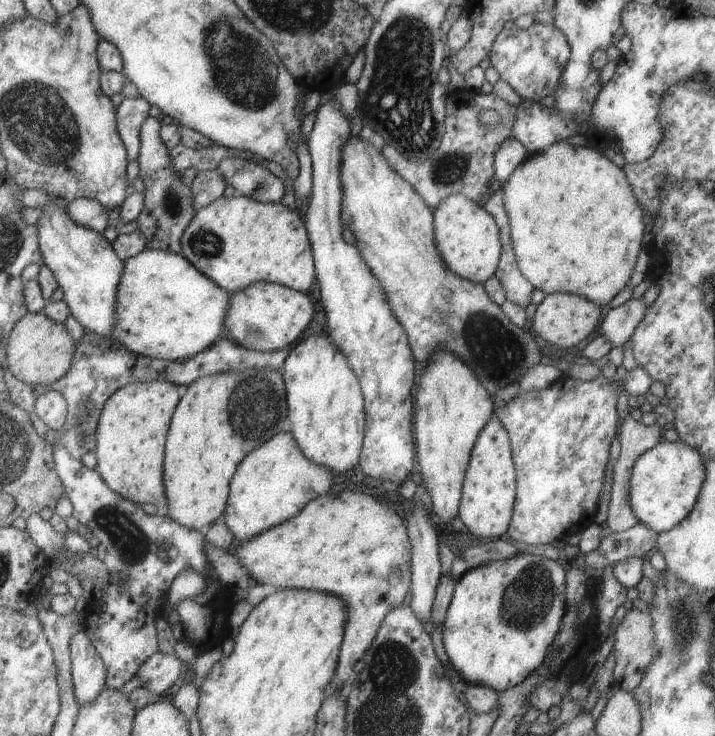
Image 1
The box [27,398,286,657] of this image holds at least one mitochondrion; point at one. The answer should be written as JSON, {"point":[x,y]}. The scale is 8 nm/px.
{"point":[129,541]}

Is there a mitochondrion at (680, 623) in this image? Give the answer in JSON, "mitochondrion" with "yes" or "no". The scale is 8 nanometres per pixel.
{"mitochondrion":"yes"}

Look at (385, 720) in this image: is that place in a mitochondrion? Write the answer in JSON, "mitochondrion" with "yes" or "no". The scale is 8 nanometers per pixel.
{"mitochondrion":"yes"}

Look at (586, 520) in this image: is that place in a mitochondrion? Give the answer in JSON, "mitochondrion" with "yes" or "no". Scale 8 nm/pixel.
{"mitochondrion":"no"}

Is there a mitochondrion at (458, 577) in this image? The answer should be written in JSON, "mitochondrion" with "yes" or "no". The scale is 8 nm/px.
{"mitochondrion":"no"}

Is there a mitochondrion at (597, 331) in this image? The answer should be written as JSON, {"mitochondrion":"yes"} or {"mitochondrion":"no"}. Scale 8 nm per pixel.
{"mitochondrion":"no"}

